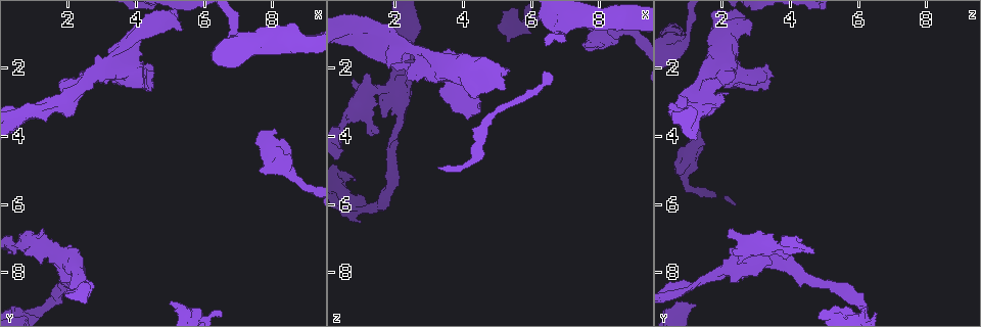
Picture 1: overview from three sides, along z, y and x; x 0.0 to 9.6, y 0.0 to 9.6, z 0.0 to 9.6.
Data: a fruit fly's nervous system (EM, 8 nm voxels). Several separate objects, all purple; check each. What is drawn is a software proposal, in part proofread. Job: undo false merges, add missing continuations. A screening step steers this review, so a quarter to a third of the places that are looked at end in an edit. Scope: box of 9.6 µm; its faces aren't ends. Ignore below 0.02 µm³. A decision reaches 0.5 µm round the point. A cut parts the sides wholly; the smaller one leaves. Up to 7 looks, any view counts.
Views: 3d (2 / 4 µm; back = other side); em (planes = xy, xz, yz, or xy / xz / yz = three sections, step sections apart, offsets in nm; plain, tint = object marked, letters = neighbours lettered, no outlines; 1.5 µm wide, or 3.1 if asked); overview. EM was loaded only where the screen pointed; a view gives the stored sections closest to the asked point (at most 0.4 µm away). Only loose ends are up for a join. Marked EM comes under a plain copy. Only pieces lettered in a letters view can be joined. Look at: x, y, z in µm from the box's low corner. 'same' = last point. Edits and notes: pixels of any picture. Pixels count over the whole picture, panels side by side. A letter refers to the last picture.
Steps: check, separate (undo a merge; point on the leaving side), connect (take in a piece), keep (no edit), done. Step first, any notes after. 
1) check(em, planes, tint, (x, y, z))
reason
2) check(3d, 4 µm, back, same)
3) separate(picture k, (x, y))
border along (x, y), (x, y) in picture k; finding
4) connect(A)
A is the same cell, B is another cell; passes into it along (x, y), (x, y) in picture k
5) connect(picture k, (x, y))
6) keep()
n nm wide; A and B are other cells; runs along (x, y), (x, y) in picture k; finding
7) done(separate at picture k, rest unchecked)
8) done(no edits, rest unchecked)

check(em, planes, letters, (2.50, 8.45, 0.95))
a fork

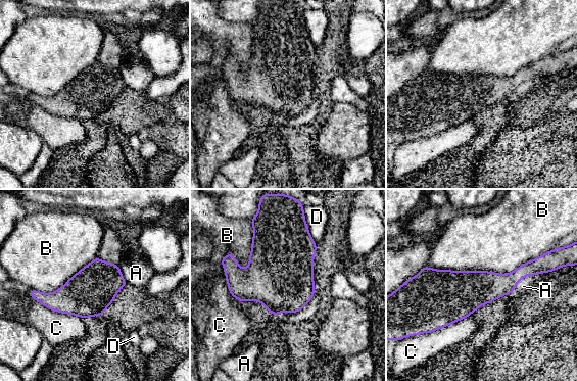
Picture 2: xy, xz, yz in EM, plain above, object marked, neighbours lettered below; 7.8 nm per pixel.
keep()
300 nm wide; A, B, C and D are other cells; border along (544, 252), (506, 273), (426, 266) in picture 2; all the same neuron

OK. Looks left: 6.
check(em, yz, step 4, tint, (5.00, 8.90, 0.85))

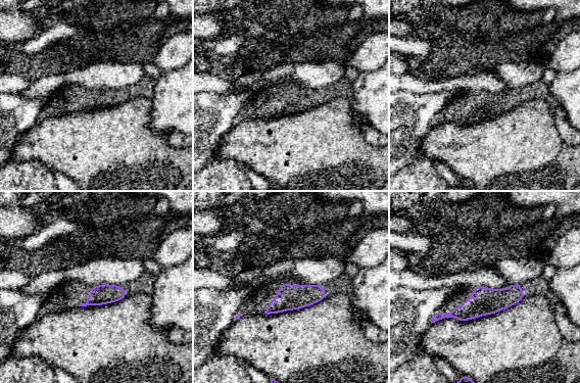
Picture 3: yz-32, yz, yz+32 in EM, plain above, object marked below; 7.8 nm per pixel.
check(em, planes, letters, same)
another direction

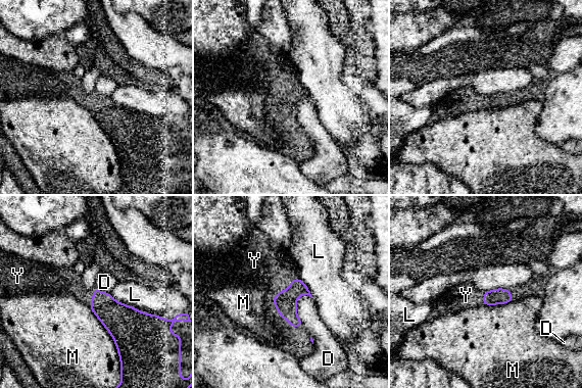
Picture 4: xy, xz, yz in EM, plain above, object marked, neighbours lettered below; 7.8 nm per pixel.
connect(Y)
Y is the same cell, D, L and M are other cells; passes into it along (286, 300), (288, 288), (274, 268) in picture 4; it goes on there

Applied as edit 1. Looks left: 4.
check(em, yz, step 4, tint, (7.60, 4.95, 0.70))
free end

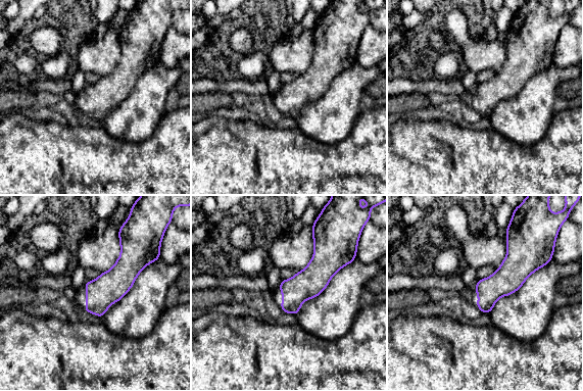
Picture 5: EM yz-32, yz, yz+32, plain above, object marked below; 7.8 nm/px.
check(em, planes, tint, same)
cut it another way

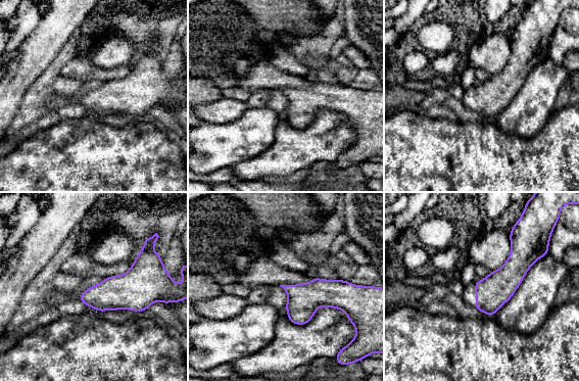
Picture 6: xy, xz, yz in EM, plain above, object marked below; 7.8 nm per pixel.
check(em, planes, letters, same)
see the neighbours

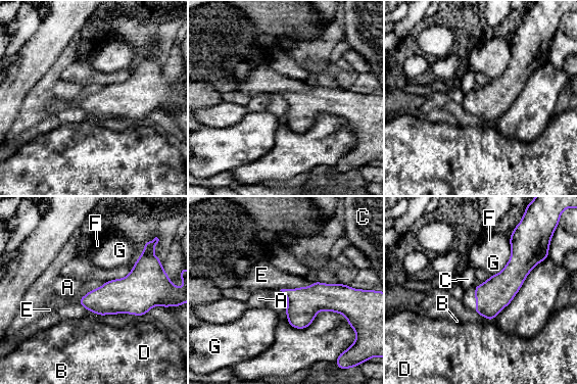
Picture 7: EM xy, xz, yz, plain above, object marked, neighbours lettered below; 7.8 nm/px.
connect(E)
E is the same cell, A, B, C, D, F and G are other cells; passes into it along (304, 302), (297, 288), (268, 277) in picture 7; it goes on there

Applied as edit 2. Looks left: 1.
done(connect at picture 4, connect at picture 7, rest unchecked)

